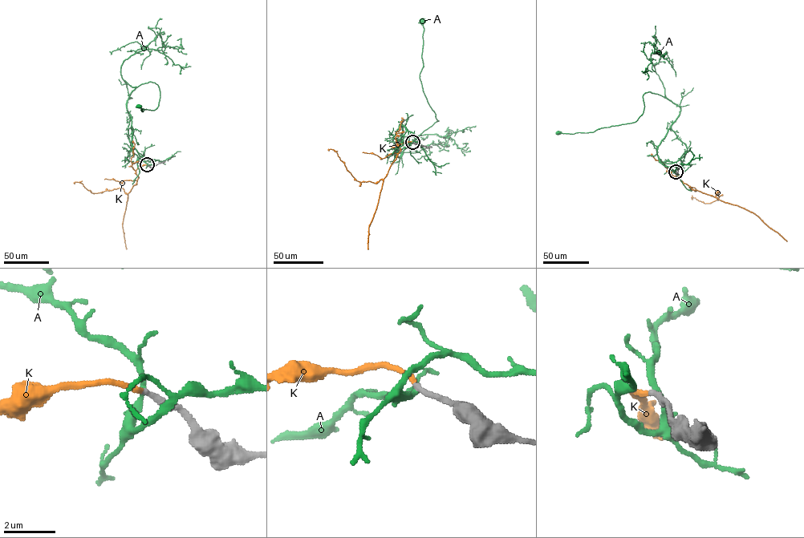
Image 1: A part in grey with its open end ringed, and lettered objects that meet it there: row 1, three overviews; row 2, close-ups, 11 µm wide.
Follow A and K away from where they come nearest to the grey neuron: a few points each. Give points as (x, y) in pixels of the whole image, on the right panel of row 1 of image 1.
A: (676, 171), (687, 150), (671, 127), (680, 107), (658, 94), (643, 95), (643, 113), (634, 122), (558, 133)
K: (676, 171), (680, 179), (692, 189), (753, 212), (786, 241)

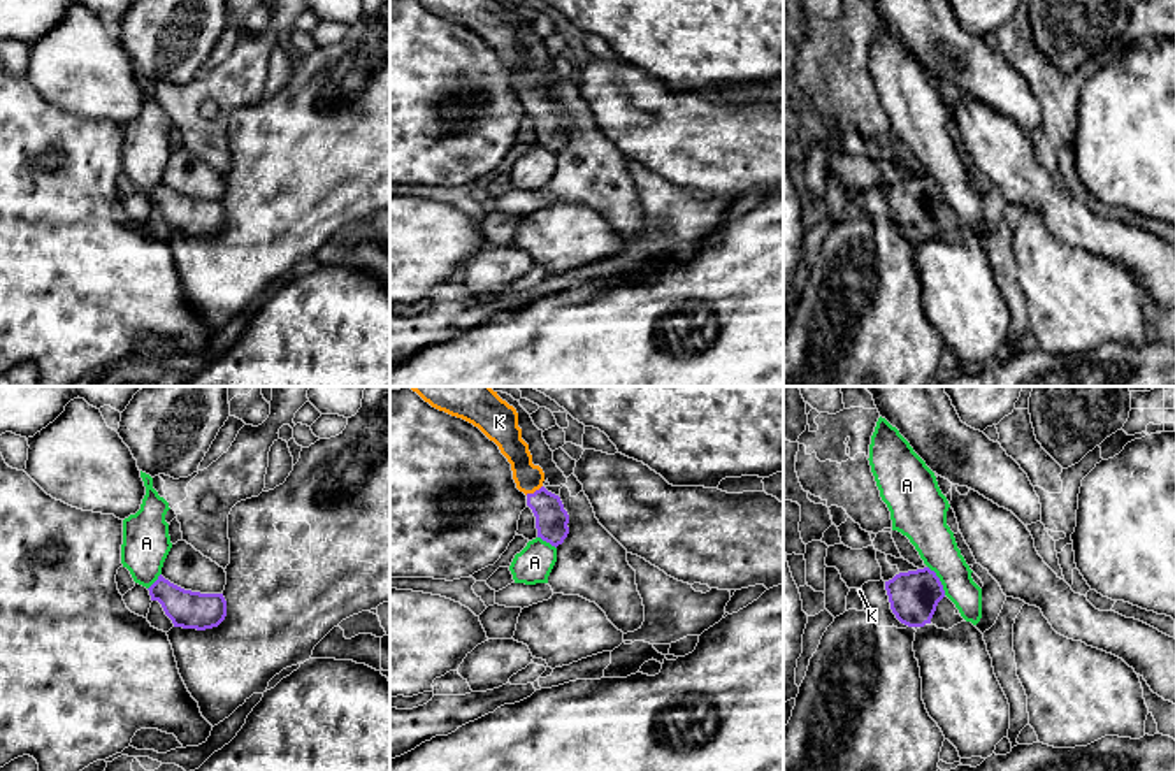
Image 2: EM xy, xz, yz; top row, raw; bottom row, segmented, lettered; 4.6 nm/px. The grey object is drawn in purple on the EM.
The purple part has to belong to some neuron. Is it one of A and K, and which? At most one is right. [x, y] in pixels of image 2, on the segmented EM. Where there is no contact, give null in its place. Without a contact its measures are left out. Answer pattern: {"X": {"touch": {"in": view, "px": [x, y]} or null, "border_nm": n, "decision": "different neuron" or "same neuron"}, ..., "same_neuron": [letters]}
{"A": {"touch": {"in": "yz", "px": [938, 580]}, "border_nm": 160, "decision": "different neuron"}, "K": {"touch": {"in": "xz", "px": [534, 492]}, "border_nm": 90, "decision": "same neuron"}, "same_neuron": ["K"]}

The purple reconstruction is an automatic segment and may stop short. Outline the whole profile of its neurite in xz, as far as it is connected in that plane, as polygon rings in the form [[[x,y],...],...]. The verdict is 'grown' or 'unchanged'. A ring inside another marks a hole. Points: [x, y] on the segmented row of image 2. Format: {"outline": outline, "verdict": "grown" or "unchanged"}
{"outline": [[[407,386],[432,407],[478,427],[508,458],[516,488],[527,495],[536,516],[537,537],[559,546],[569,534],[569,515],[559,495],[543,486],[544,472],[532,464],[529,444],[522,439],[518,413],[490,386]]], "verdict": "grown"}

